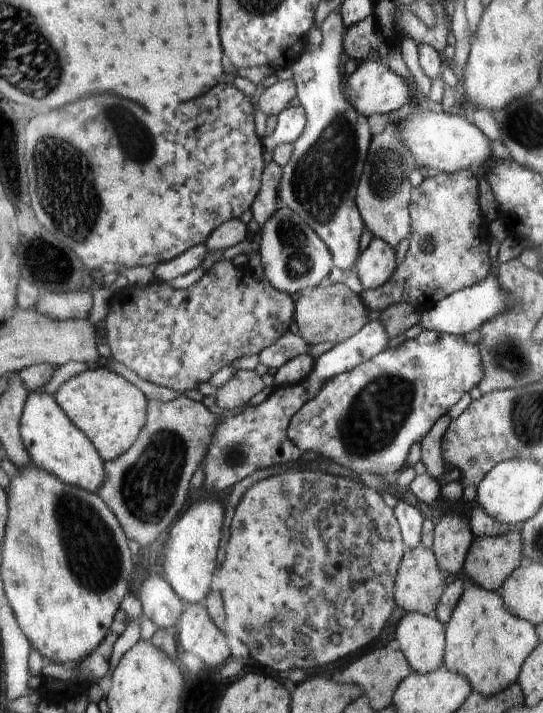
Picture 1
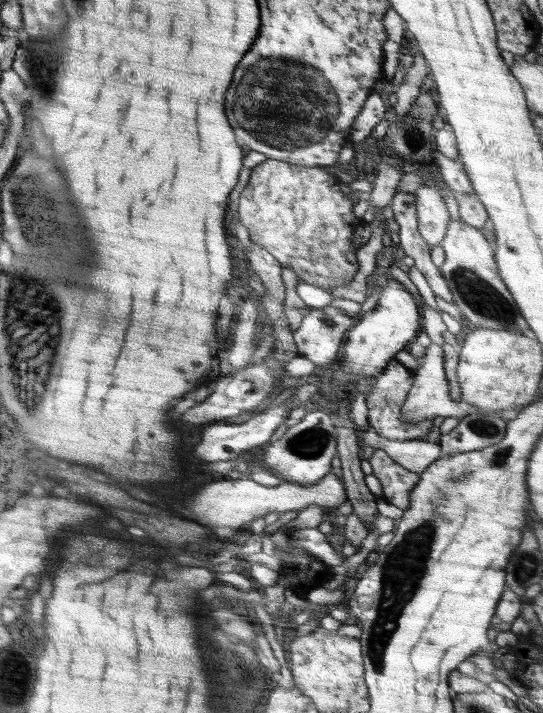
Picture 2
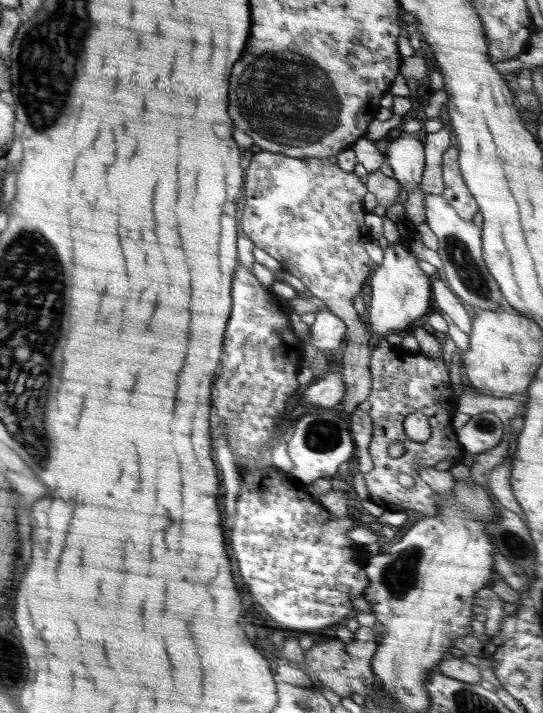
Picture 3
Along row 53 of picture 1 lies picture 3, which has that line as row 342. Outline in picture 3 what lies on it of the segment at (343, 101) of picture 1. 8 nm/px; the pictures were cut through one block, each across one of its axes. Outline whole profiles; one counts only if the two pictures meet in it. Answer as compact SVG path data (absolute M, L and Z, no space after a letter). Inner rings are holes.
M326 308L316 313L316 322L308 329L311 342L321 351L328 352L338 348L346 334L346 326L339 316Z

